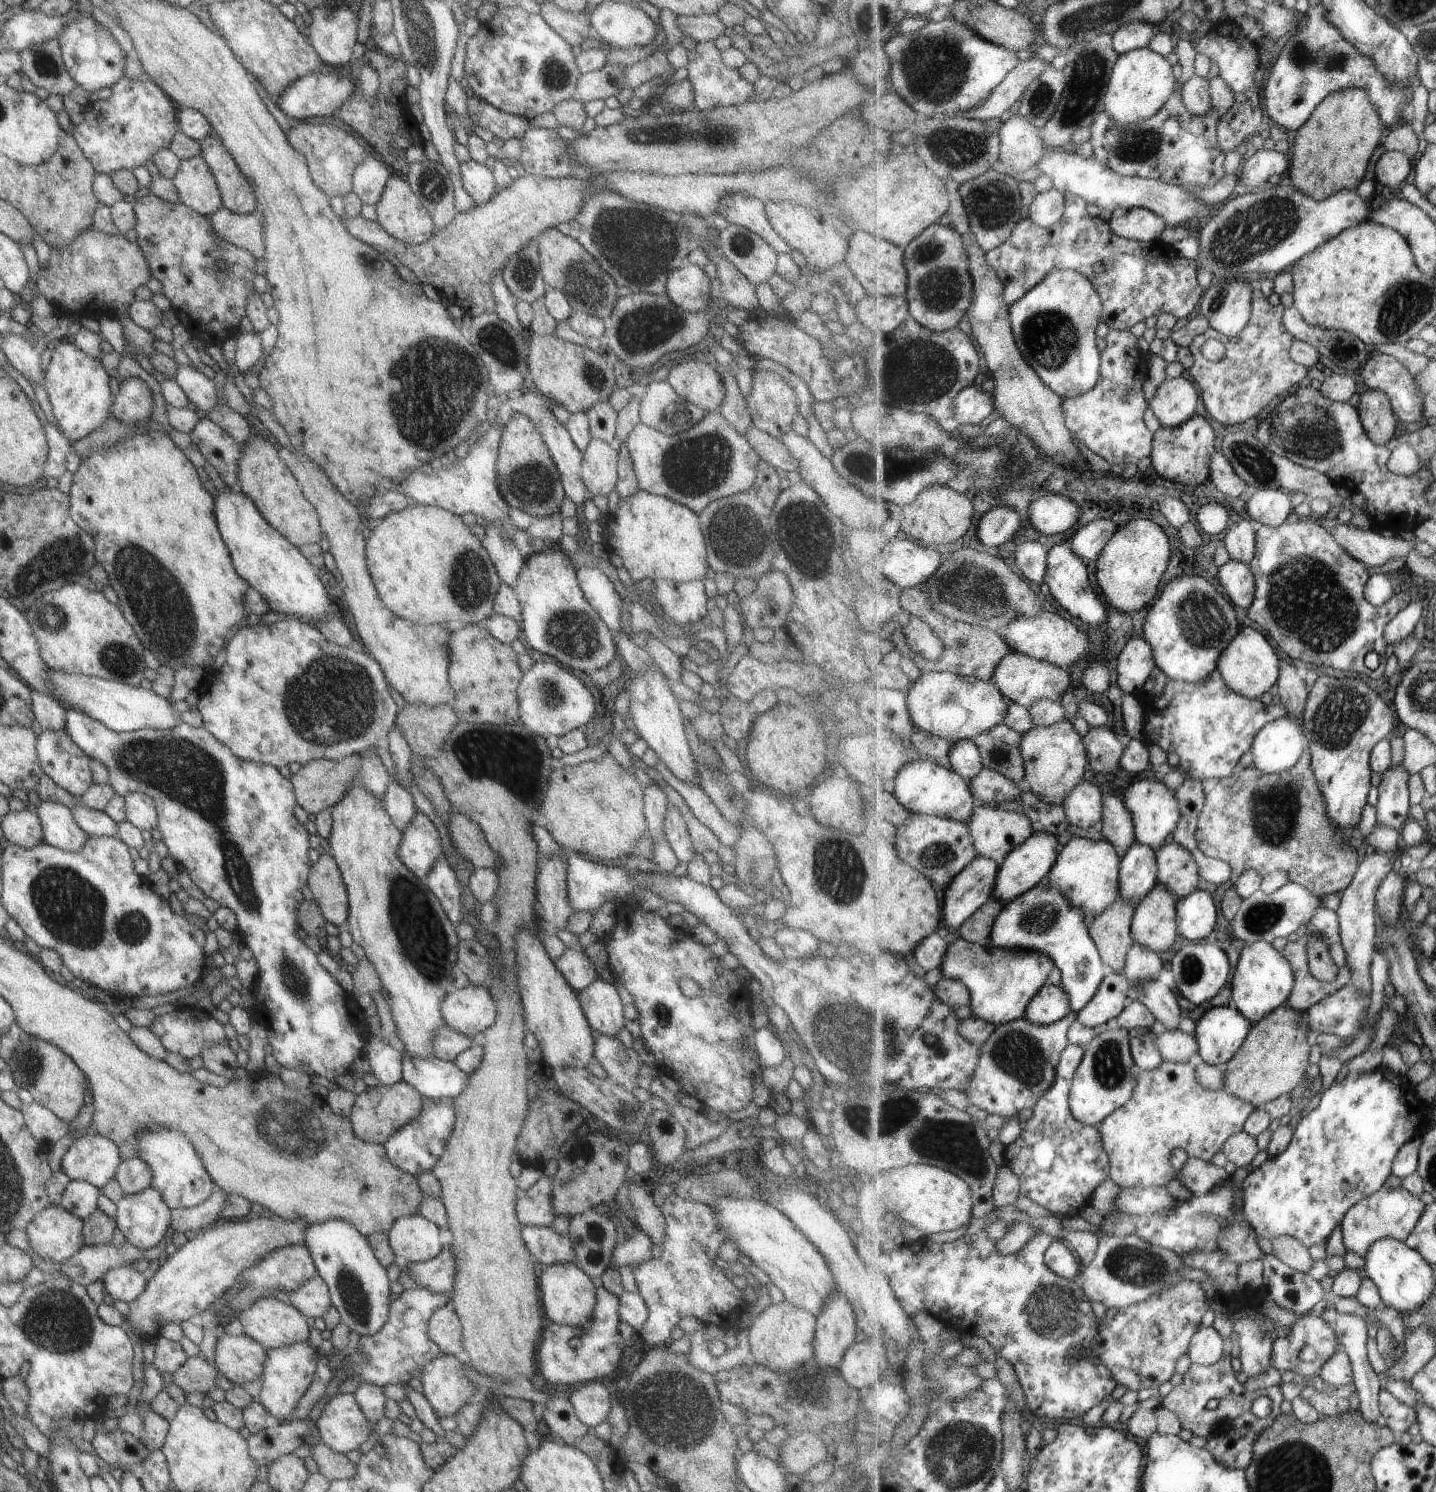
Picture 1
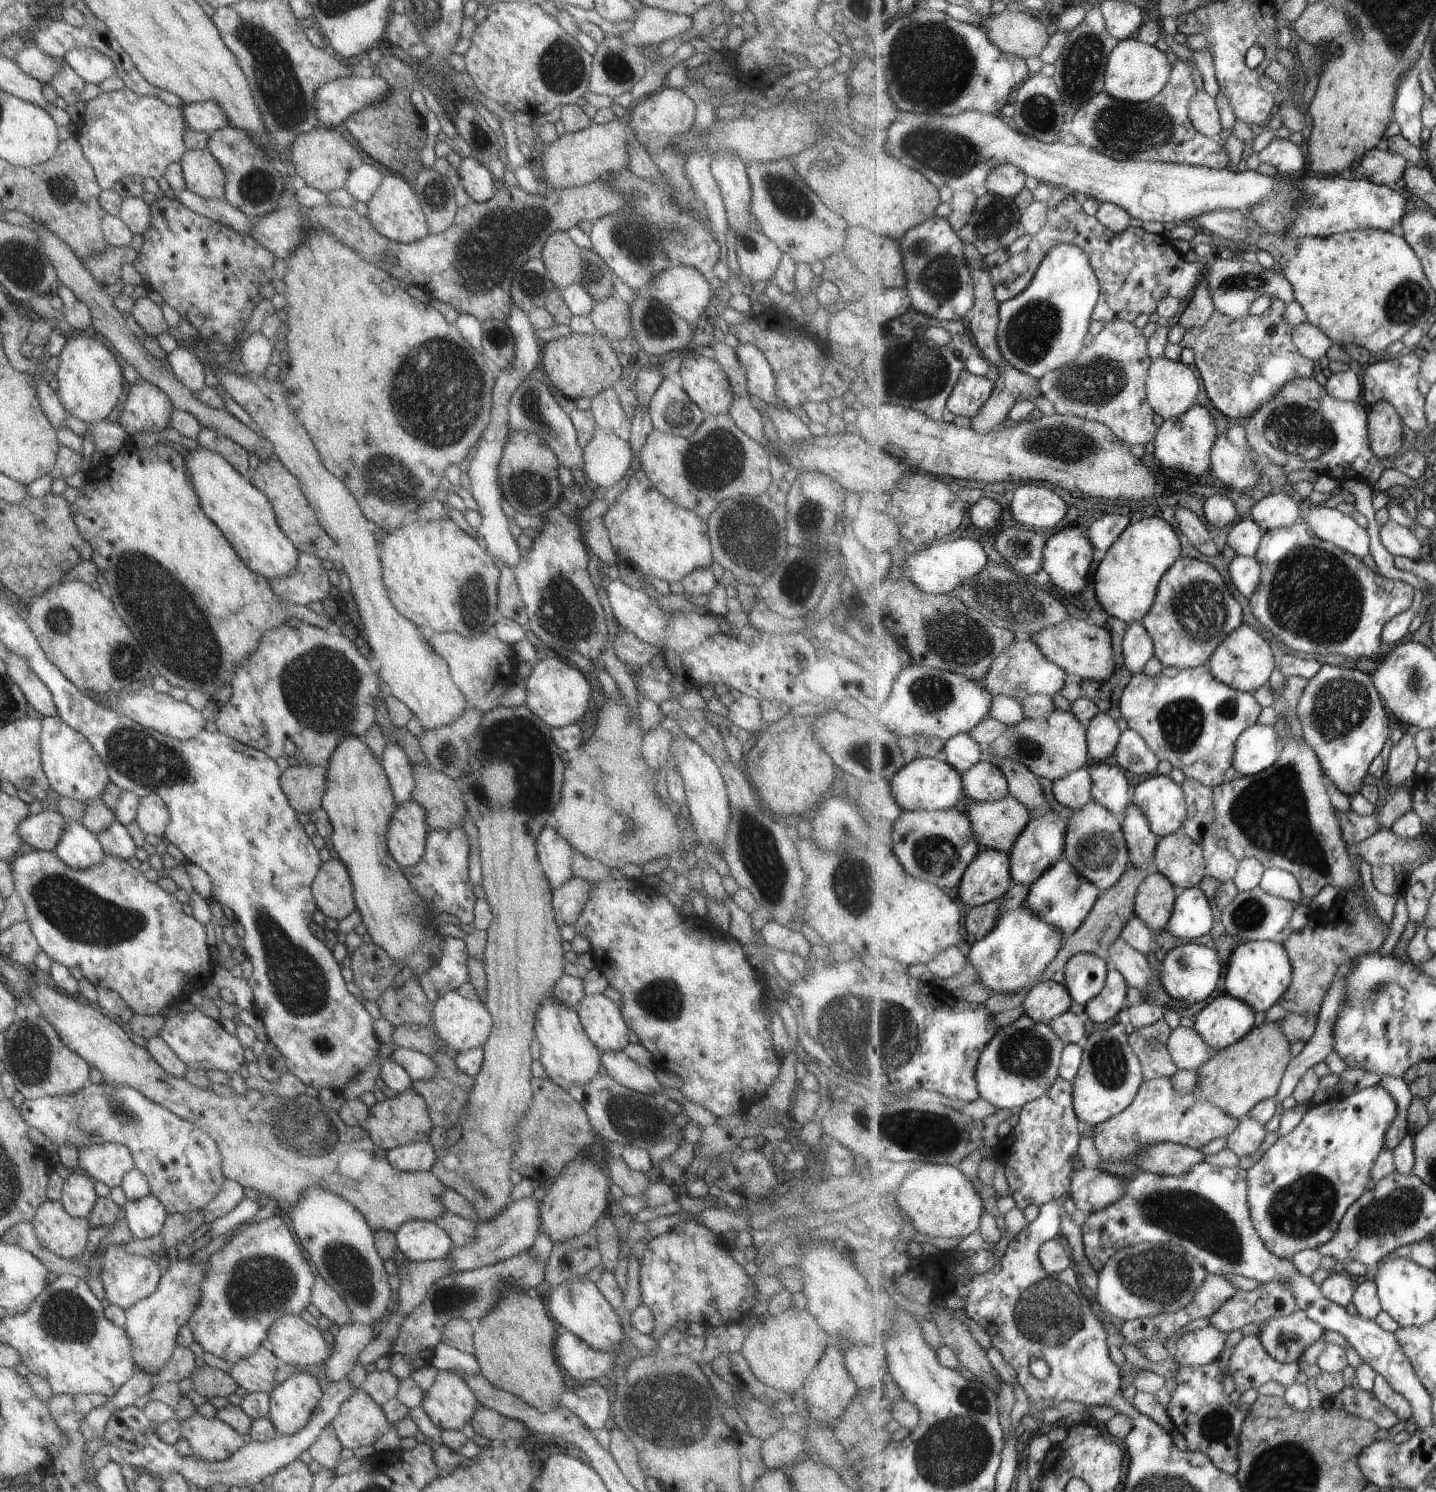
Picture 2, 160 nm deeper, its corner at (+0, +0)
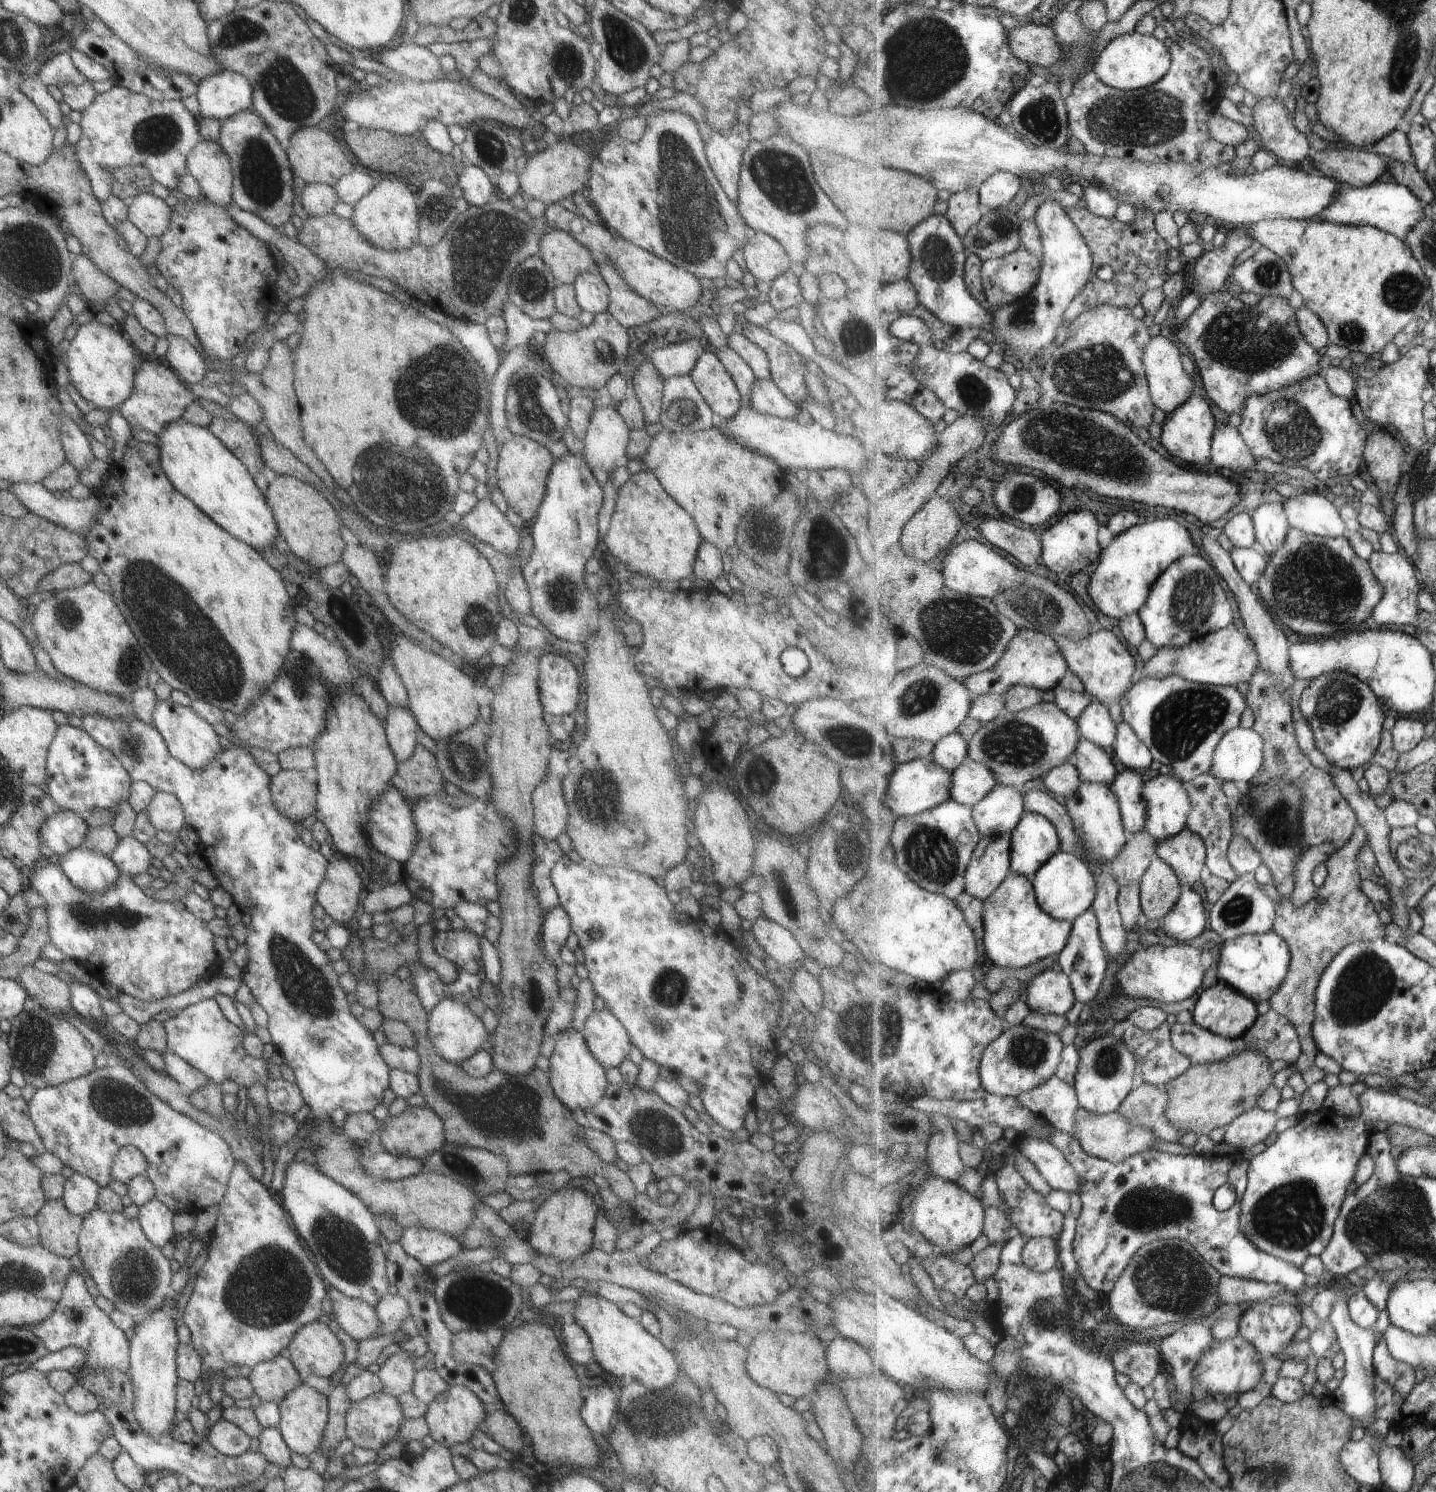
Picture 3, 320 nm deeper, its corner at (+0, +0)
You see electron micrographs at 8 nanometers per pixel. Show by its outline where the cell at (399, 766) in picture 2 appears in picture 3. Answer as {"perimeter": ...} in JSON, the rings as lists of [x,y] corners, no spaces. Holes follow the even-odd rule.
{"perimeter":[[[388,706],[383,727],[393,760],[396,764],[407,760],[416,746],[415,732],[419,731],[409,710],[399,706]]]}

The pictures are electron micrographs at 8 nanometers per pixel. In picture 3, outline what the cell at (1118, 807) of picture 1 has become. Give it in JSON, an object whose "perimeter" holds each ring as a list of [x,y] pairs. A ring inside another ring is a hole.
{"perimeter":[[[1081,737],[1081,744],[1077,746],[1077,754],[1071,763],[1078,769],[1081,780],[1112,787],[1119,776],[1112,757],[1111,751]]]}

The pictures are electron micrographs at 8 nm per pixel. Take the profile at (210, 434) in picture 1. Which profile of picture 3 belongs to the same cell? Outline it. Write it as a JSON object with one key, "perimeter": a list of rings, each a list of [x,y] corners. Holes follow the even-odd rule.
{"perimeter":[[[213,418],[206,428],[209,434],[213,434],[221,445],[241,462],[251,477],[263,470],[257,436],[242,421],[237,419],[227,422],[223,418]]]}

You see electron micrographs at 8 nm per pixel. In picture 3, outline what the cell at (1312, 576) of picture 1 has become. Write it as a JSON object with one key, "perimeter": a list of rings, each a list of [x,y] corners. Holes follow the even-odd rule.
{"perimeter":[[[1291,527],[1285,542],[1268,557],[1269,565],[1257,582],[1259,594],[1275,620],[1297,635],[1310,639],[1345,638],[1345,634],[1351,634],[1361,622],[1372,618],[1373,610],[1377,610],[1387,594],[1385,584],[1373,574],[1370,563],[1357,556],[1347,537],[1323,538]]]}

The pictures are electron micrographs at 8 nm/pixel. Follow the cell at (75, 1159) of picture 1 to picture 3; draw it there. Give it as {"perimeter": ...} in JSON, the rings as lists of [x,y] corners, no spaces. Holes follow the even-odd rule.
{"perimeter":[[[123,1144],[114,1152],[107,1174],[111,1181],[117,1180],[121,1184],[127,1184],[133,1176],[144,1174],[145,1168],[147,1162],[141,1152],[133,1146]]]}

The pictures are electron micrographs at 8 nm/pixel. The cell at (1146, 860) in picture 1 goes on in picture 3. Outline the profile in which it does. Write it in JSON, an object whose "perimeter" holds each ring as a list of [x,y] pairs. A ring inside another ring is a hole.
{"perimeter":[[[1123,769],[1113,782],[1112,792],[1120,803],[1125,828],[1131,834],[1145,830],[1147,806],[1143,798],[1143,776],[1135,770]]]}

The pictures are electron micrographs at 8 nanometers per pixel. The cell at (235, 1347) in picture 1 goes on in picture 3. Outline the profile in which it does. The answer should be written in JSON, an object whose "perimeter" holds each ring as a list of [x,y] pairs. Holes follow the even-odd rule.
{"perimeter":[[[279,1355],[253,1366],[245,1378],[259,1401],[275,1405],[295,1386],[302,1384],[291,1362]]]}

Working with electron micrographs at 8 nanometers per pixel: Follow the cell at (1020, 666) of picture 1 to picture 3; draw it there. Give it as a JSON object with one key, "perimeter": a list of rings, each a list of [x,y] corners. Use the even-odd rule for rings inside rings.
{"perimeter":[[[1022,629],[1015,636],[1005,655],[990,669],[985,672],[969,676],[963,682],[968,687],[972,699],[983,694],[1007,694],[1013,686],[1029,686],[1039,691],[1054,691],[1060,687],[1061,680],[1066,678],[1070,668],[1065,659],[1061,646],[1051,634],[1039,630]]]}

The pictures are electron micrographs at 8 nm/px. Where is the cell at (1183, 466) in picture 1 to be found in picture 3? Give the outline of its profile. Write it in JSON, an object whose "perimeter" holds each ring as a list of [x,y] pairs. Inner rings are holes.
{"perimeter":[[[1192,396],[1175,412],[1166,415],[1166,419],[1162,423],[1159,442],[1171,456],[1179,458],[1187,464],[1199,464],[1199,462],[1205,462],[1212,458],[1215,426],[1217,426],[1217,422],[1215,422],[1215,416],[1213,416],[1207,400],[1201,396]]]}

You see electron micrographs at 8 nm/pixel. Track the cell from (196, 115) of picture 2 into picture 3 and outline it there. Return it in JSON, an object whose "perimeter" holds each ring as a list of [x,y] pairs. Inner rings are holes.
{"perimeter":[[[231,70],[215,72],[196,86],[197,119],[224,121],[237,112],[245,111],[251,103],[251,84]]]}

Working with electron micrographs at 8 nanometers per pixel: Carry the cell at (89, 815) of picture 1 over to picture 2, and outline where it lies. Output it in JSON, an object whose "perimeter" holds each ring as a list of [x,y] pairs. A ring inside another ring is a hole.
{"perimeter":[[[116,820],[106,827],[106,830],[99,833],[96,837],[105,855],[127,861],[134,857],[135,843],[125,830],[125,825]]]}

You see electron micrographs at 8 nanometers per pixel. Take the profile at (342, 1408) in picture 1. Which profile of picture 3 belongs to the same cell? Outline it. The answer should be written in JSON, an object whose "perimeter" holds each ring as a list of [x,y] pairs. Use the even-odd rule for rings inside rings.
{"perimeter":[[[380,1391],[353,1403],[345,1412],[344,1436],[355,1447],[379,1450],[397,1436],[403,1420],[397,1397]]]}

